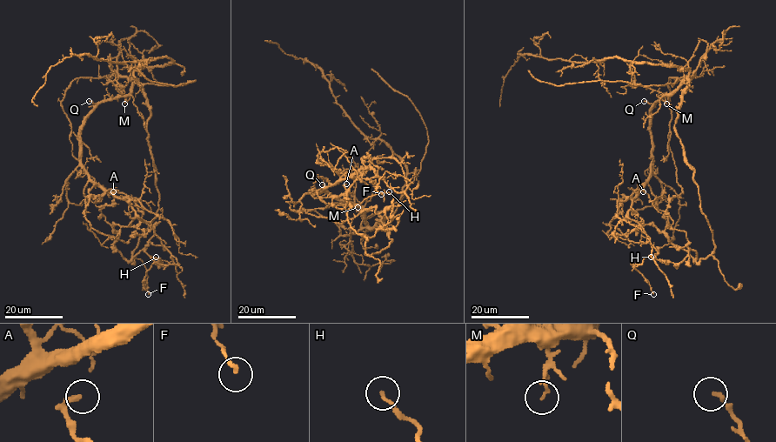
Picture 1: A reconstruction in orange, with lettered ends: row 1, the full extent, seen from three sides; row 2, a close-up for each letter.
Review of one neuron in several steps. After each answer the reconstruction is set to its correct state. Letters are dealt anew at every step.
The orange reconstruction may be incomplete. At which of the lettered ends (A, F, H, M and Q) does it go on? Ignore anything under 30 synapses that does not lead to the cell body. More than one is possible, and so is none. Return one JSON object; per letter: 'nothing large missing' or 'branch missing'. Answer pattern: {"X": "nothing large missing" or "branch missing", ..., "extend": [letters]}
{"A": "nothing large missing", "F": "nothing large missing", "H": "nothing large missing", "M": "nothing large missing", "Q": "nothing large missing", "extend": []}

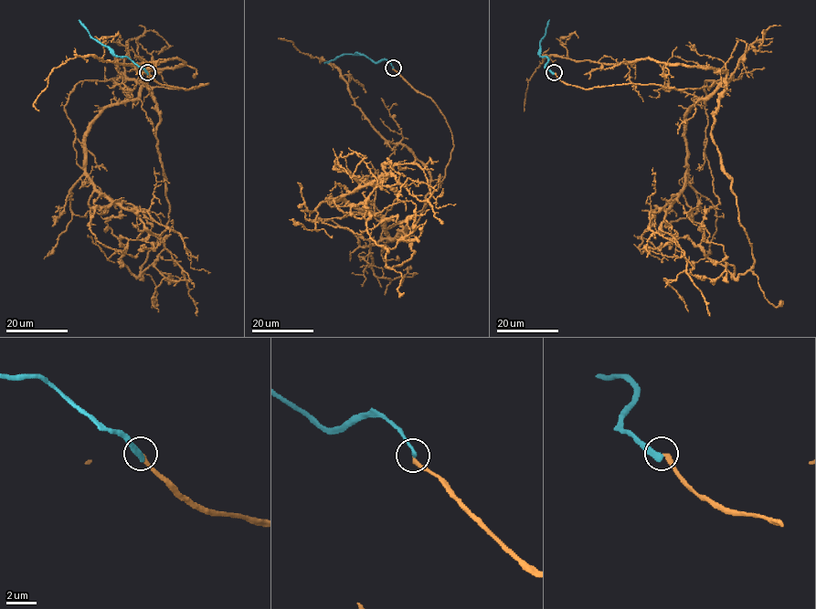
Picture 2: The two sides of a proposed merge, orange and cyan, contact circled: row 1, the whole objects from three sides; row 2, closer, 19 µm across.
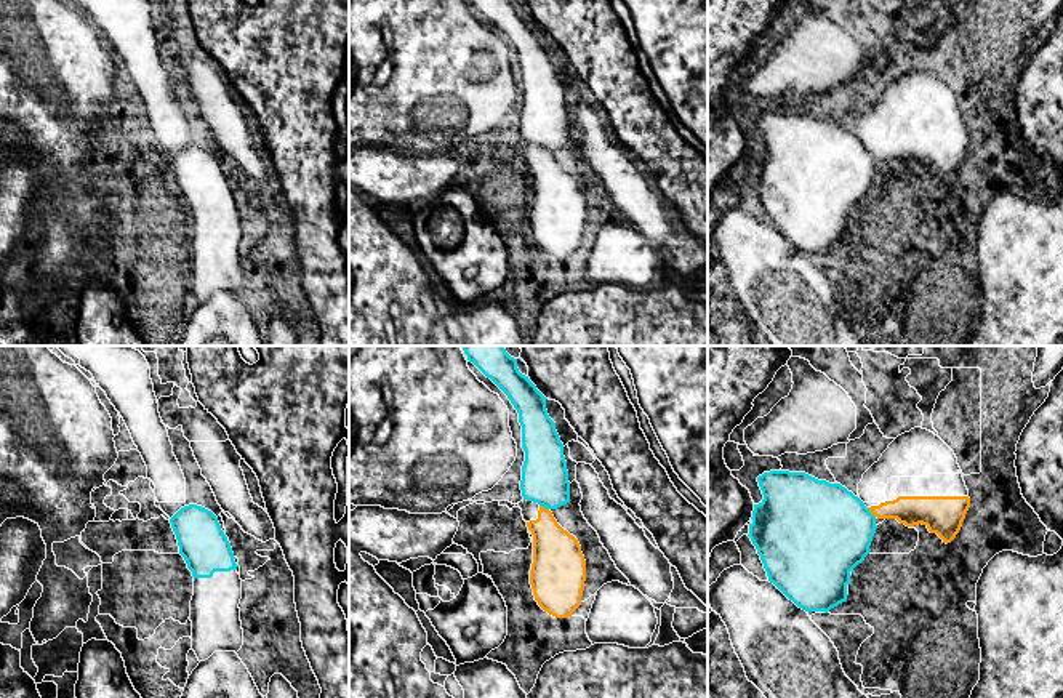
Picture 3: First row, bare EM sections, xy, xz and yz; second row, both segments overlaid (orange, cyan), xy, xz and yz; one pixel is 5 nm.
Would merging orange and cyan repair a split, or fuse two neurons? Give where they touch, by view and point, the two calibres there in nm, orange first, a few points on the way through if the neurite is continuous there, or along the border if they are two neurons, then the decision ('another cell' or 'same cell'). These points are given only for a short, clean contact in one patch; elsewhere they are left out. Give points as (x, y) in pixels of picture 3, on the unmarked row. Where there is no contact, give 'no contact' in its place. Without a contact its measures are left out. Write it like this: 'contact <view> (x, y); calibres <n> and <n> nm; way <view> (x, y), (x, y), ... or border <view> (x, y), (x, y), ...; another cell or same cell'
contact yz (870, 152); calibres 150 and 460 nm; border yz (866, 149), (874, 159); another cell

